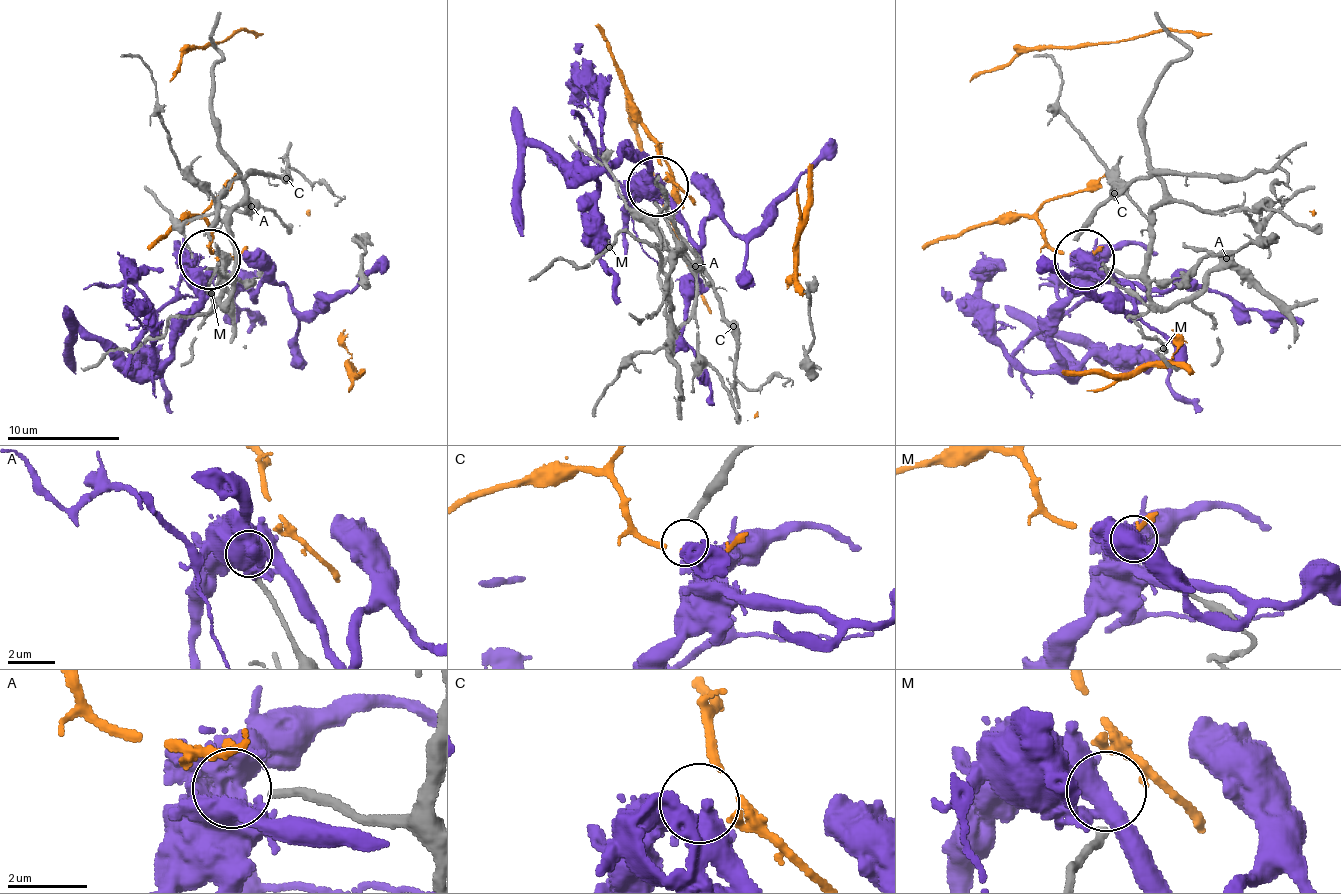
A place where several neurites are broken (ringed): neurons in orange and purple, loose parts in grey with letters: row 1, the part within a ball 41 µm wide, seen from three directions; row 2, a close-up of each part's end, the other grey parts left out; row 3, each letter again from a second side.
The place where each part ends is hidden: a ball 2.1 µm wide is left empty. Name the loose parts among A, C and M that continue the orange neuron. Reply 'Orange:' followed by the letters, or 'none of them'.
Orange: M

